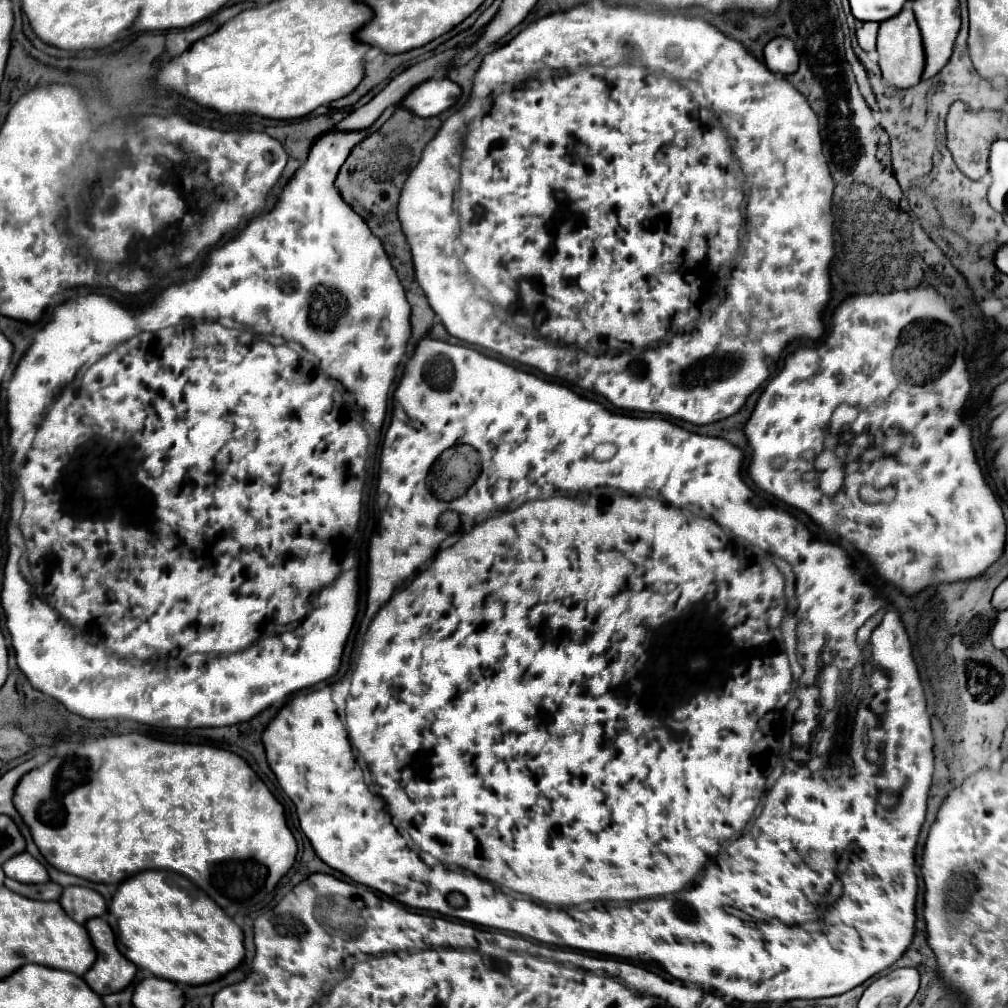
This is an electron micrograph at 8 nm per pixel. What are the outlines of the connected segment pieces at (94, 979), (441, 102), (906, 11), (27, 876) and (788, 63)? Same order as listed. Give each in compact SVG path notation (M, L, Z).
M101 917L93 918L85 924L85 929L91 935L93 947L97 949L97 961L93 963L91 971L83 975L85 983L97 995L117 993L125 989L135 979L137 967L119 953L109 923Z
M447 77L429 79L425 83L419 83L417 87L413 87L411 93L405 95L403 107L419 117L435 117L453 107L459 97L461 87L455 81Z
M909 3L903 7L899 15L881 23L879 37L877 37L877 53L879 53L879 67L887 85L897 89L907 89L921 81L923 63L925 63L923 39L919 35L919 25L915 23L915 15Z
M27 851L7 859L1 867L7 877L21 881L21 883L47 883L49 881L47 869L35 857L31 857Z
M785 37L769 41L765 47L765 65L769 67L769 71L779 73L779 75L795 73L799 65L795 45Z

